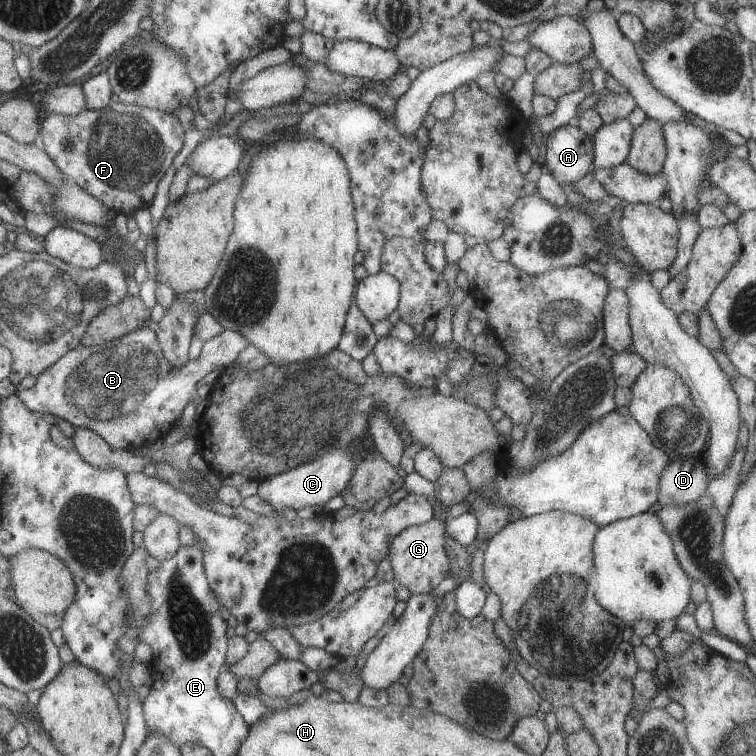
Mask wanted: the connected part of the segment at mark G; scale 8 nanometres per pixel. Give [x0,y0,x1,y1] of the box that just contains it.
[388,514,450,595]

